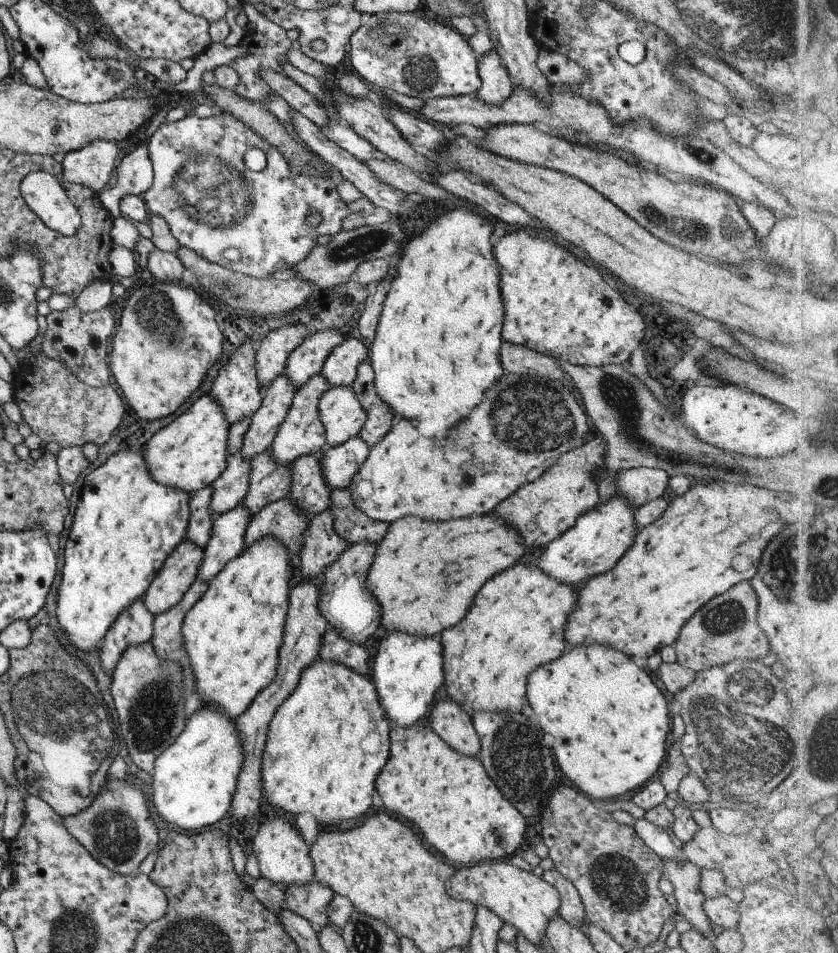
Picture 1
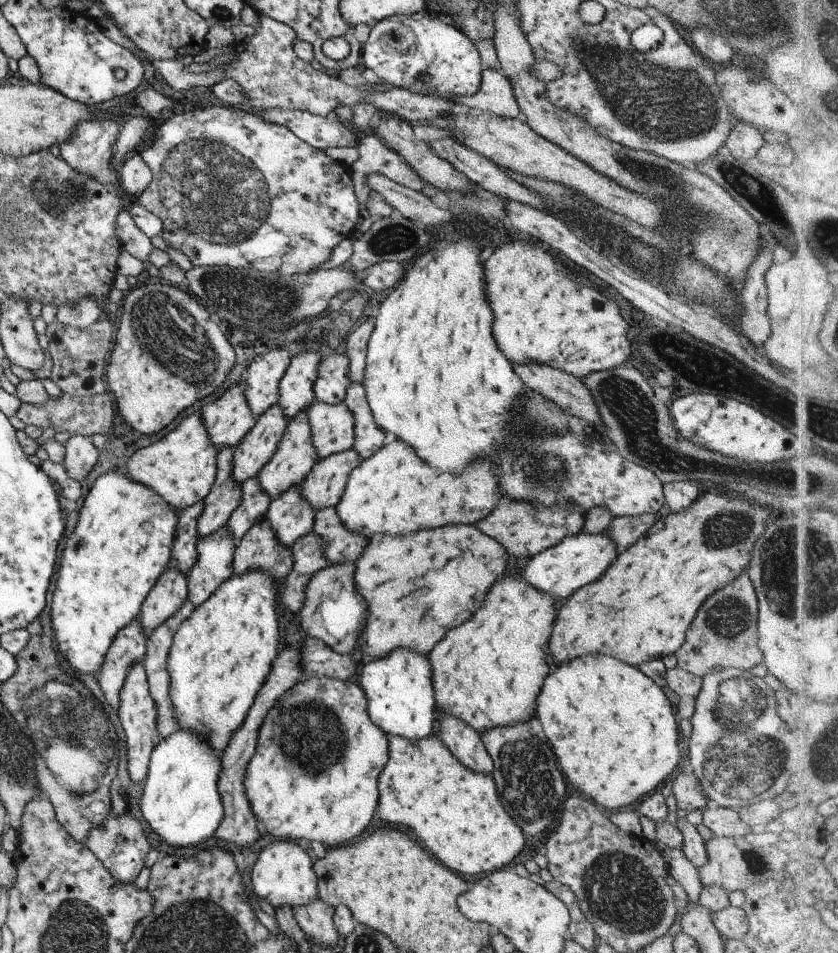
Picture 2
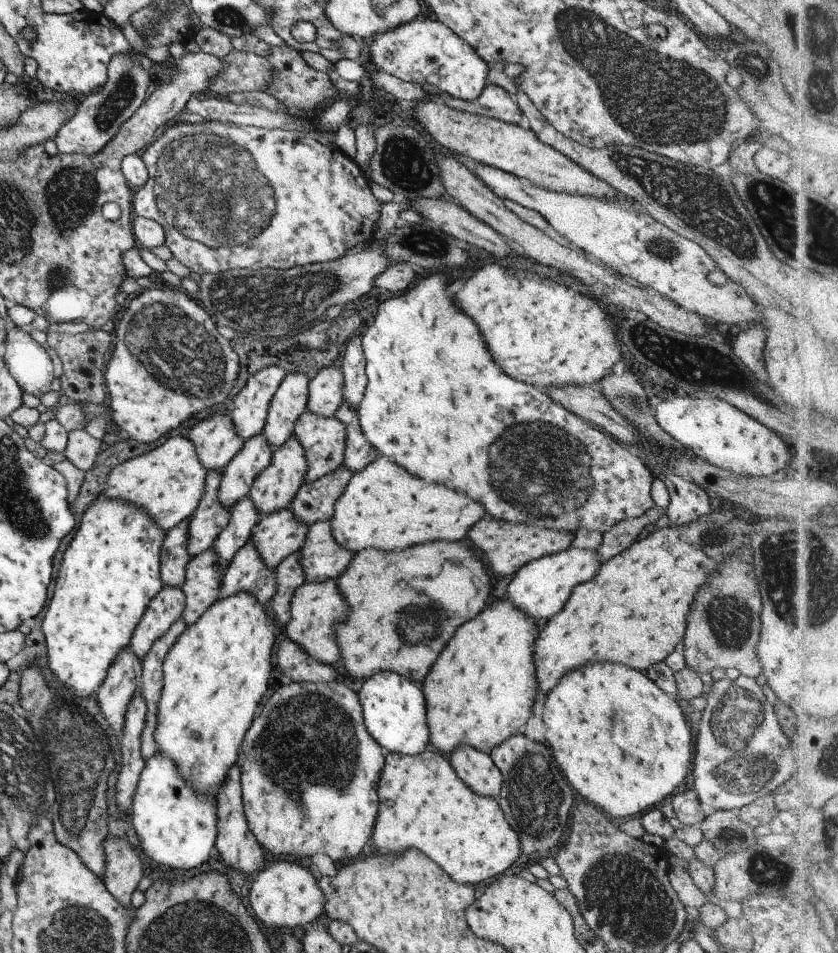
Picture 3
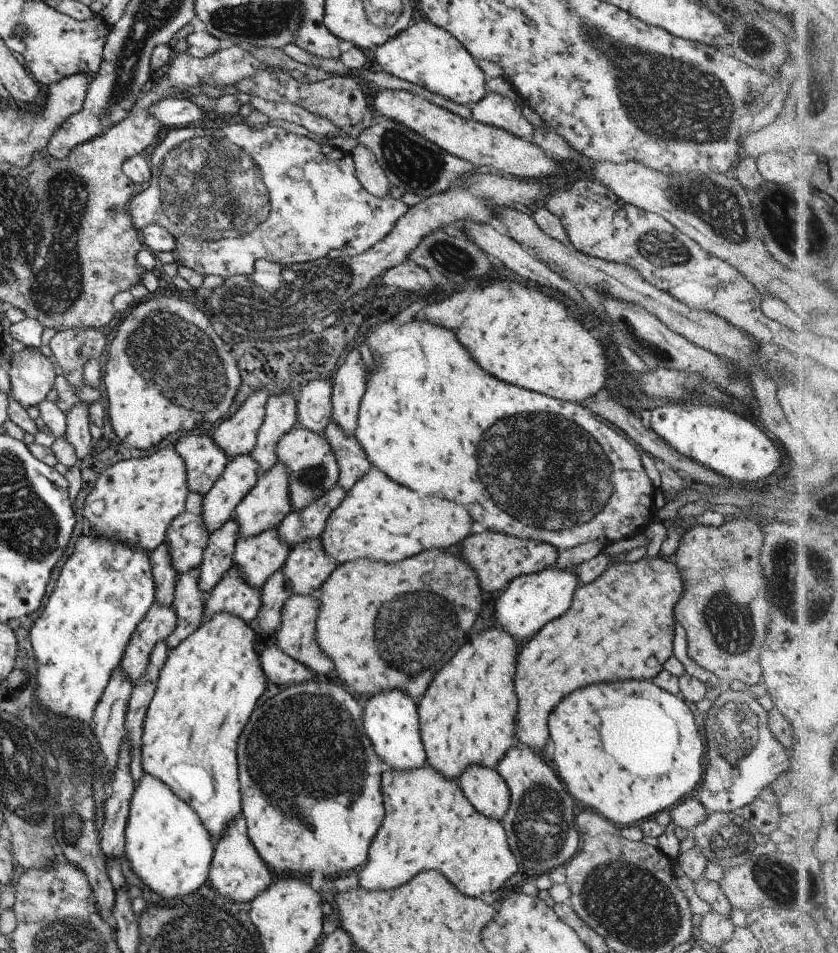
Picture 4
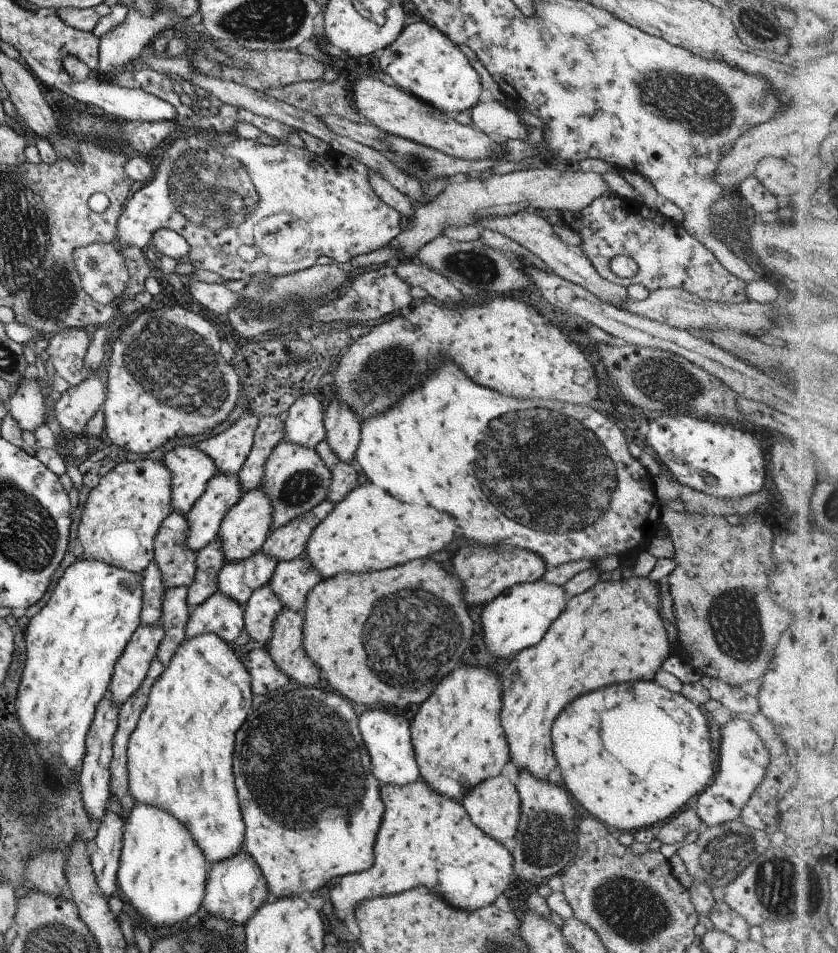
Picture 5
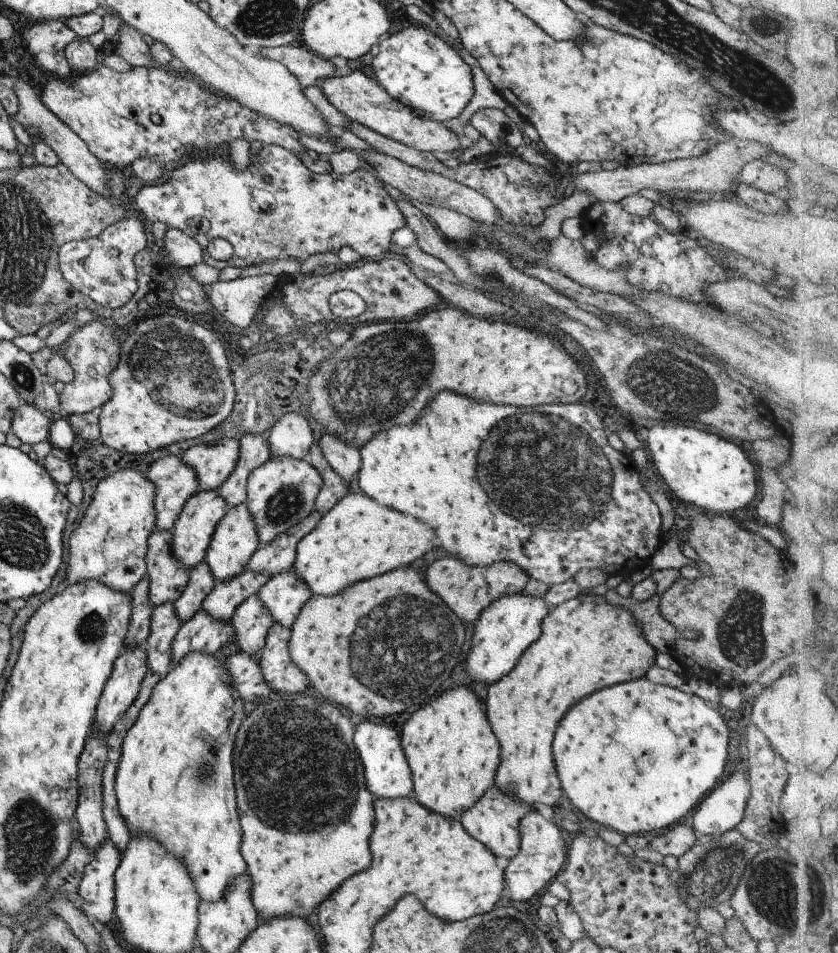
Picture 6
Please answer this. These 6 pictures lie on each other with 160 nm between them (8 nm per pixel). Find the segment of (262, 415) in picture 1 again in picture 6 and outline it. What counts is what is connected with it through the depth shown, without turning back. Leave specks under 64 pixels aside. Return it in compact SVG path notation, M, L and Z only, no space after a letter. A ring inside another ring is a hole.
M217 489L198 490L185 501L171 530L172 539L170 547L172 555L177 558L187 572L189 572L192 566L204 560L214 528L221 518L223 518L226 509L227 506L224 498L217 492Z

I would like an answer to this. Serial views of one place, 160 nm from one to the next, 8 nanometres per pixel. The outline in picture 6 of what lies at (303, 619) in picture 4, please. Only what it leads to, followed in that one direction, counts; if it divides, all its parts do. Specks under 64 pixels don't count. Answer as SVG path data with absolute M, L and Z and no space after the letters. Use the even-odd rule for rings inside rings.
M275 622L268 628L263 648L256 655L262 677L270 689L285 693L302 694L308 686L308 678L293 664L288 653L290 628Z

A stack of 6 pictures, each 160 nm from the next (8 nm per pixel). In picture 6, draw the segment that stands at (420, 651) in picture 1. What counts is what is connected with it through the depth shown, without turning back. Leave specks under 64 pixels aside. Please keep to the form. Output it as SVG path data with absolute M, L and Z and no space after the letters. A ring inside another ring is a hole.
M369 718L360 720L354 727L352 741L363 765L366 789L373 798L395 798L412 794L411 771L400 745L400 733L393 726Z

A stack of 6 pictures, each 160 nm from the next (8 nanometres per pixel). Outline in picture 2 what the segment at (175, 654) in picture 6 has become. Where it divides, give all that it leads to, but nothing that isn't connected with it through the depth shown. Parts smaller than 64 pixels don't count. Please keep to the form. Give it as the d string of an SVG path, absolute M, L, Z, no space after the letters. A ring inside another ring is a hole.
M265 518L253 523L235 542L232 576L249 569L267 571L279 583L292 567L290 547L283 546Z

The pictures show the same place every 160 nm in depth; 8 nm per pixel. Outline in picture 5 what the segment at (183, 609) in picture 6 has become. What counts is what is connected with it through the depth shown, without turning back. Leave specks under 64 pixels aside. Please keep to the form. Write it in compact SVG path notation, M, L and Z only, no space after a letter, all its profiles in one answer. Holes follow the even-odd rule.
M219 538L202 546L197 551L194 563L195 574L186 590L186 603L189 609L201 604L218 589L217 575L225 563Z

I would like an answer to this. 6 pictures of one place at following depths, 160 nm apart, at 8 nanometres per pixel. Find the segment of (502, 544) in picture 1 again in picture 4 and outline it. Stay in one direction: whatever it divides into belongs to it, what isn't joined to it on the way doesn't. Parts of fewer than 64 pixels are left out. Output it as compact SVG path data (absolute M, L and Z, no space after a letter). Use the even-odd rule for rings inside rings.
M431 548L431 550L425 550L425 552L415 554L415 556L411 556L411 558L405 558L405 560L401 560L401 562L395 562L395 564L385 564L385 562L368 558L357 558L351 562L337 565L316 593L320 605L316 618L315 638L322 653L325 653L333 663L341 683L345 683L349 688L353 688L357 694L368 698L377 691L399 689L406 692L414 702L417 703L427 688L429 680L431 680L433 674L439 670L437 666L443 666L443 664L457 652L457 648L465 642L467 632L471 630L471 626L473 626L473 622L475 622L475 616L477 616L479 612L479 606L481 606L481 589L474 570L463 558L451 556L451 554L445 552L445 550Z

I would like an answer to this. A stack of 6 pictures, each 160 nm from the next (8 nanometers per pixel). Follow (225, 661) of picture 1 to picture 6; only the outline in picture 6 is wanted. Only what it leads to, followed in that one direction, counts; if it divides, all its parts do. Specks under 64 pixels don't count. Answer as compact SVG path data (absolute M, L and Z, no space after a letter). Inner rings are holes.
M190 652L171 665L167 674L153 685L149 700L141 708L133 726L127 730L122 740L119 762L114 780L114 793L116 803L125 821L130 836L135 833L143 833L157 839L169 852L172 852L185 865L192 876L197 894L200 900L211 901L221 898L226 886L232 878L246 871L245 861L242 859L239 847L242 837L240 818L235 808L235 794L233 794L233 780L231 780L231 750L233 750L233 736L241 724L243 715L243 702L233 686L232 676L227 669L220 664L213 655L204 652Z

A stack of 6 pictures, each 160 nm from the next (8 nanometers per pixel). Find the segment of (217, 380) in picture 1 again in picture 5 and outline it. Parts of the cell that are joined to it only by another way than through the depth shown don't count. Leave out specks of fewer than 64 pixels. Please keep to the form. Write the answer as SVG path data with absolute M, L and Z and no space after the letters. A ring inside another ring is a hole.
M177 446L161 460L172 472L170 507L182 515L203 494L207 481L217 473L213 459L197 447Z

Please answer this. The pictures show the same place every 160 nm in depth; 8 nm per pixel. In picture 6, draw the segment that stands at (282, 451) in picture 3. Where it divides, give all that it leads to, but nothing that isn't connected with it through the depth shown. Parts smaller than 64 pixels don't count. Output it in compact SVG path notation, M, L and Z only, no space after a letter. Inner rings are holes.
M239 503L228 507L223 518L216 524L204 561L210 568L213 578L220 581L233 578L233 575L239 574L245 569L250 556L258 546L260 546L260 542L252 514L248 511L245 503Z

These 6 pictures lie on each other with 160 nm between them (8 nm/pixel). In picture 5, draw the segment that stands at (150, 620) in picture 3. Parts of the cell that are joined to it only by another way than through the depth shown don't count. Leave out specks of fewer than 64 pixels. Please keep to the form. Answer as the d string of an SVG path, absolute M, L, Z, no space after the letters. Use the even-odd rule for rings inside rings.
M140 622L129 637L121 656L115 661L108 684L109 698L117 706L125 702L145 678L163 635L161 625L146 625Z

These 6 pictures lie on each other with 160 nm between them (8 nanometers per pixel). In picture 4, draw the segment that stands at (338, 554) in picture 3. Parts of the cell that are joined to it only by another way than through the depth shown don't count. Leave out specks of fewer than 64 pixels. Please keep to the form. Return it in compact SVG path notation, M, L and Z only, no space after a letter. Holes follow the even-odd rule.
M319 537L294 544L288 552L281 572L292 594L316 594L337 566L323 549Z

